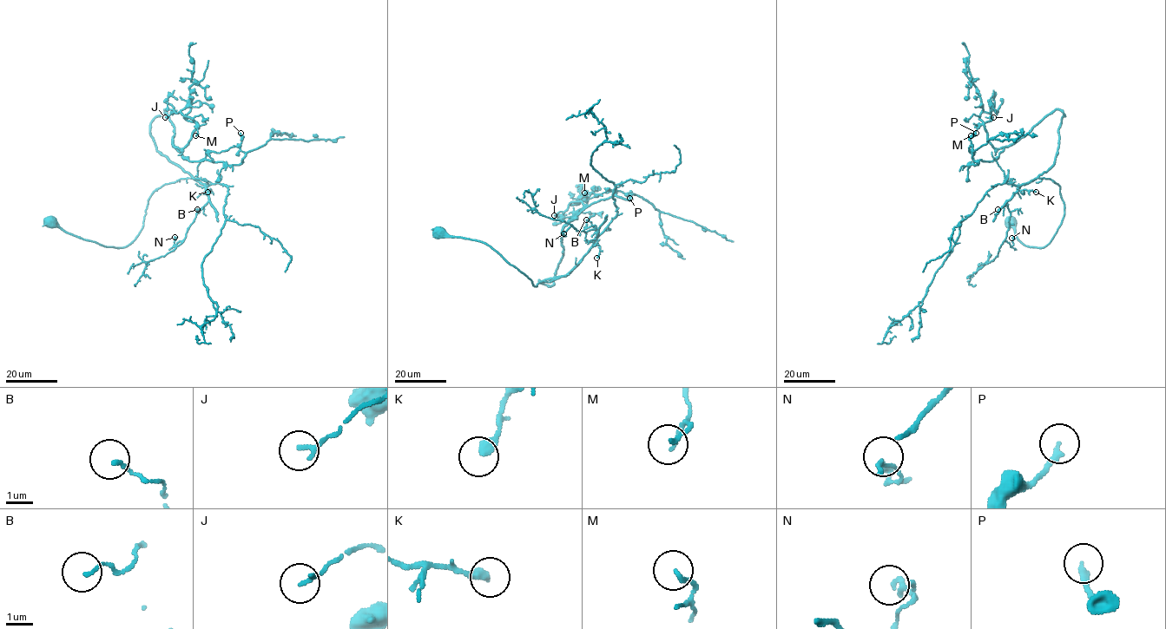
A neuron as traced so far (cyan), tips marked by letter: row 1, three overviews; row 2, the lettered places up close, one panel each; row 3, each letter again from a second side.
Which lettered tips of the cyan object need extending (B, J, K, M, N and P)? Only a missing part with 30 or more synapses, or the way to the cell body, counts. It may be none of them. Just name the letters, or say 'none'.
none

